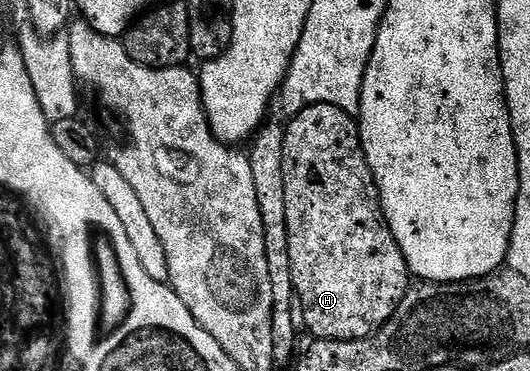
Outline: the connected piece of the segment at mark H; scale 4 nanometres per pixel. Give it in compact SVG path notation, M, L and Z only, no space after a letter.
M316 103L292 116L285 127L283 141L283 185L287 193L293 289L304 330L306 327L313 339L335 341L362 339L375 333L392 317L399 301L410 291L411 272L385 222L381 195L363 153L358 120L326 103Z

